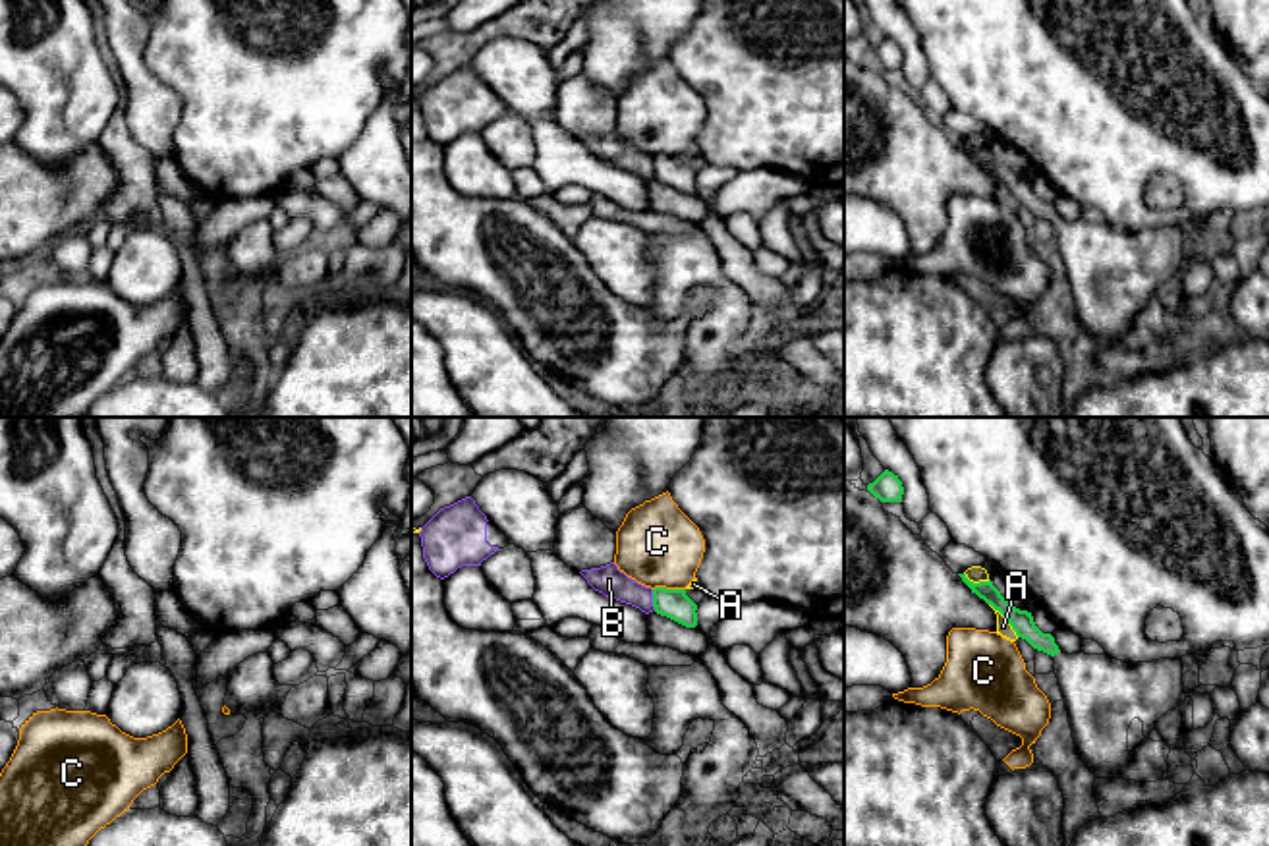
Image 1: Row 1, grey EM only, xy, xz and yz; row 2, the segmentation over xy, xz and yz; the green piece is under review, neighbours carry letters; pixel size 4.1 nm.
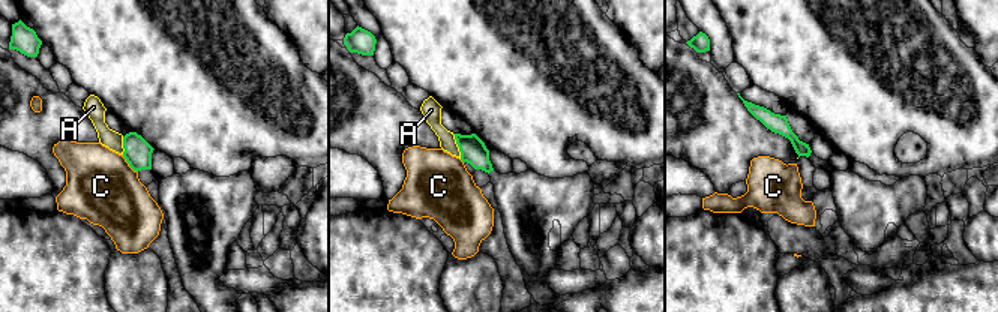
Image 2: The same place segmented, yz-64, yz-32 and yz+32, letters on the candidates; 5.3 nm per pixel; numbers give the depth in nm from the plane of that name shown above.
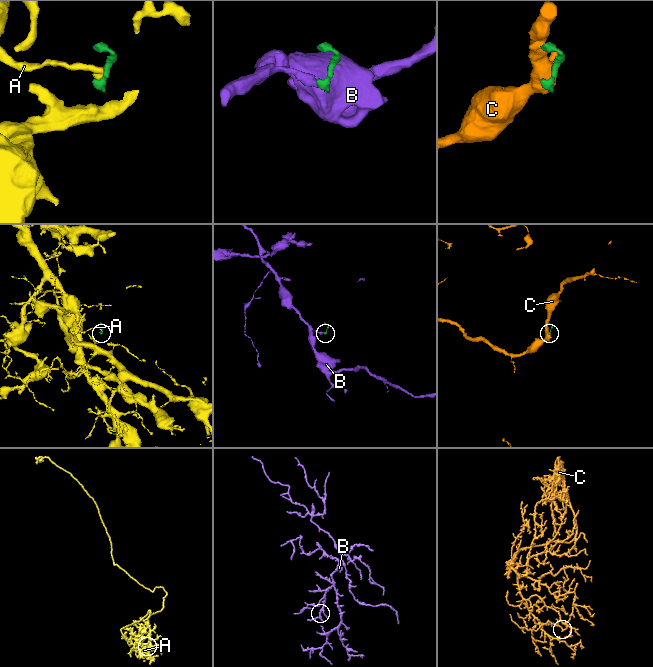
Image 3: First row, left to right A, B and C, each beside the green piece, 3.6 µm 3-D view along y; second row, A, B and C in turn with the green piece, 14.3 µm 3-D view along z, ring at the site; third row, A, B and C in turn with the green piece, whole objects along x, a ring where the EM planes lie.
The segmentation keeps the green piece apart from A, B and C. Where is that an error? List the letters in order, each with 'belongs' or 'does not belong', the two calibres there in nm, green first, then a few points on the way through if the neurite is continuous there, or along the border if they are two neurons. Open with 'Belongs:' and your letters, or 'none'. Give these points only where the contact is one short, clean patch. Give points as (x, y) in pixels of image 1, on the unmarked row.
Belongs: none
A: does not belong; 100 nm thick on the green side, 60 nm on the other; border along yz (989, 170), (1018, 203)
B: does not belong; 130 nm thick on the green side, 120 nm on the other; border along xz (651, 157), (651, 172), (655, 176)
C: does not belong; 130 nm thick on the green side, 340 nm on the other; border along xz (684, 155), (653, 157)

